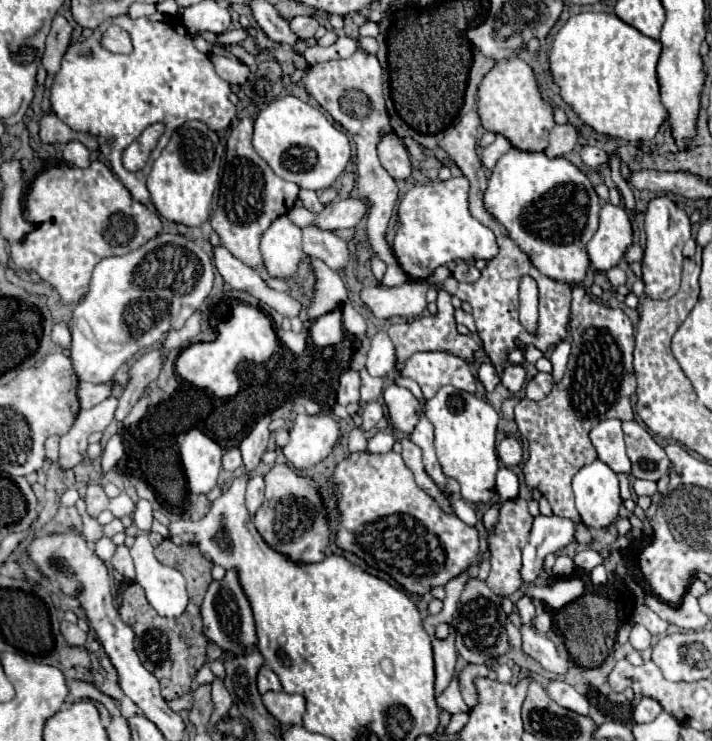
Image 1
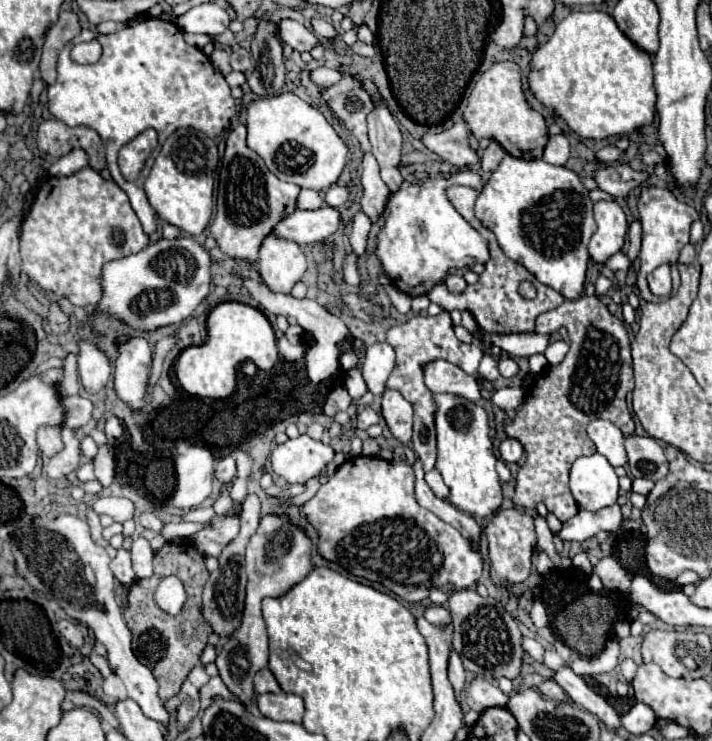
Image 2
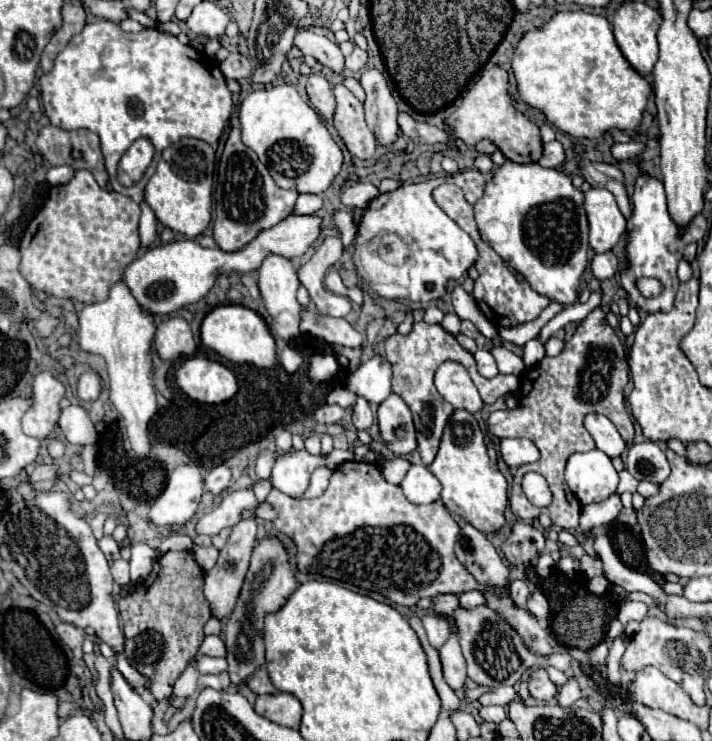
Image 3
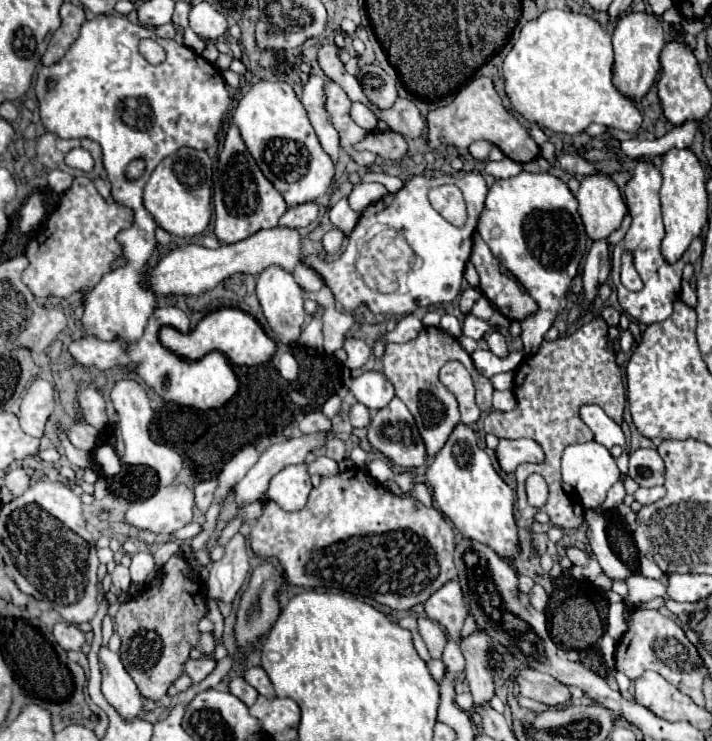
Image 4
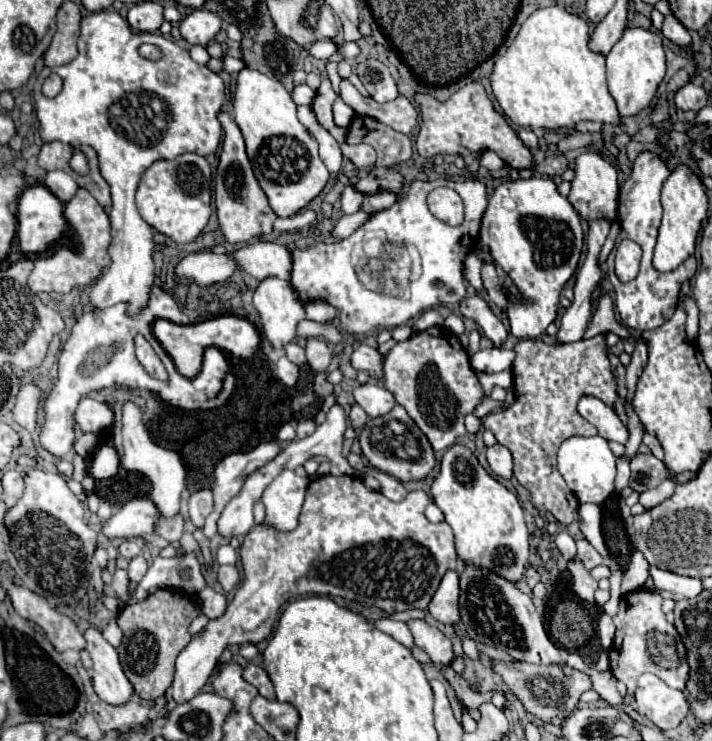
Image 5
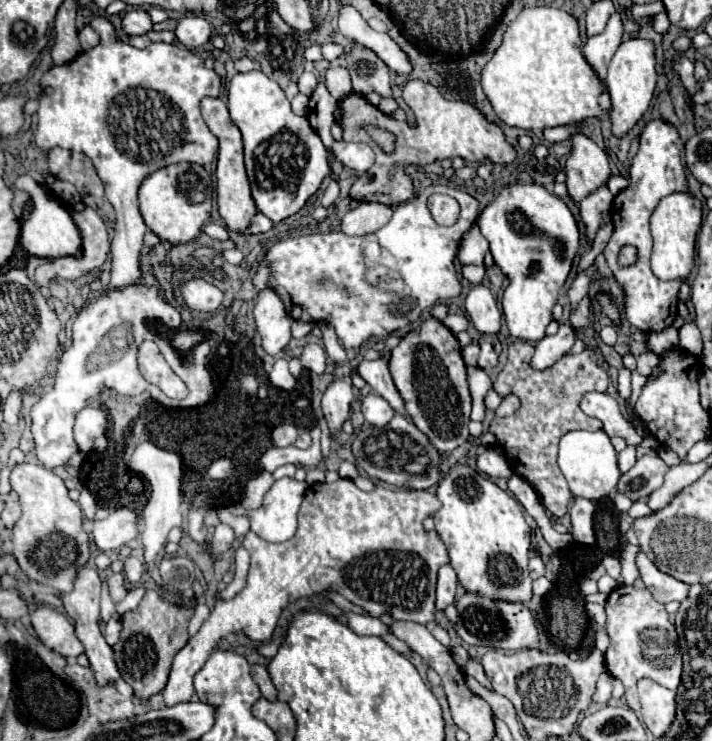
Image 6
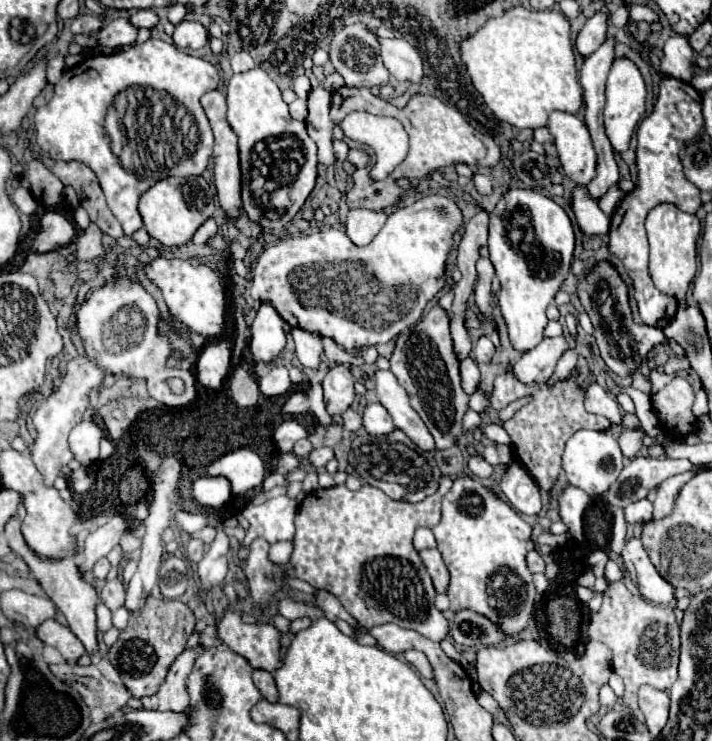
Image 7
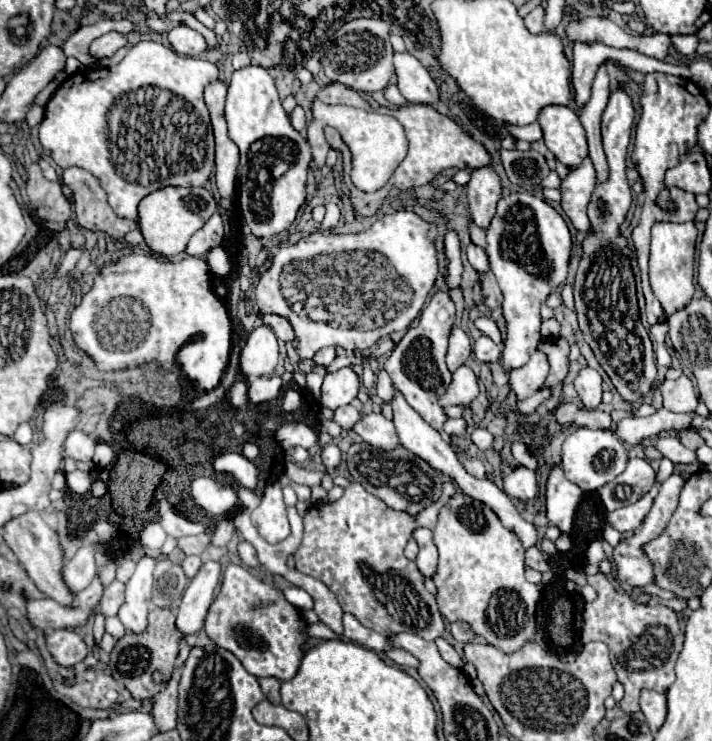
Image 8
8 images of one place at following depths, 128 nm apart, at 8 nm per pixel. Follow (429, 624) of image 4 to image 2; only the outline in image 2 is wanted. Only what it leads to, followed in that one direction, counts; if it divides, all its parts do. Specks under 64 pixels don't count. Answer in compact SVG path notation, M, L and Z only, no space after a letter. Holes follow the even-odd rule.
M430 606L426 612L424 612L424 618L434 624L434 626L448 626L452 622L450 618L450 612L444 608L444 606Z

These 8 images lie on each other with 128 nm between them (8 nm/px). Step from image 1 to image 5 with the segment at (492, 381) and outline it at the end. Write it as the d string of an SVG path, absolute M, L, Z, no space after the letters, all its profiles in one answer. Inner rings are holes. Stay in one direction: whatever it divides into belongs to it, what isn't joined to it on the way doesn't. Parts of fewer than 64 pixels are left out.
M486 348L470 358L470 364L478 372L502 372L510 370L510 362L514 362L514 350L506 348Z

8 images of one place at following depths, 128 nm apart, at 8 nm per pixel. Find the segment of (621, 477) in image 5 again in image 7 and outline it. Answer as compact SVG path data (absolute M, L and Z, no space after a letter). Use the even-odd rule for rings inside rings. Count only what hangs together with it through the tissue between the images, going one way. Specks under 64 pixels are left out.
M614 424L612 430L620 430L618 432L618 444L622 448L622 454L626 460L634 458L636 452L642 448L642 438L644 438L644 428L624 428L622 424Z

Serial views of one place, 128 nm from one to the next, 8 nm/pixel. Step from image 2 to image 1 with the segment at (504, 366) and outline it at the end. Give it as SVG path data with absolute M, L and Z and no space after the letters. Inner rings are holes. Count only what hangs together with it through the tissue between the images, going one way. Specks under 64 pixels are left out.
M506 364L500 382L510 390L510 392L518 392L524 386L524 368L518 364Z

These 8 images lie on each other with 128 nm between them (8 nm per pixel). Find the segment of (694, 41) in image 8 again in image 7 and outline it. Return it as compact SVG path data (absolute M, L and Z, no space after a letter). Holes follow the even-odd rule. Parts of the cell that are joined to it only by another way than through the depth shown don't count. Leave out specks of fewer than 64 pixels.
M672 36L664 44L664 60L660 64L660 72L674 78L680 78L682 72L692 74L690 72L692 60L694 60L694 50L690 42L684 36Z

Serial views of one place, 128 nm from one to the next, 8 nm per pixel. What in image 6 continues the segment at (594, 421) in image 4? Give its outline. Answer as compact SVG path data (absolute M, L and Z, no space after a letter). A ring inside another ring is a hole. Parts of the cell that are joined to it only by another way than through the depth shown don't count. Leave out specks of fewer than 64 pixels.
M588 392L588 394L582 398L580 408L584 410L584 414L602 420L604 432L606 432L608 436L622 436L628 444L634 444L634 446L638 446L638 444L642 442L642 436L638 436L638 434L630 428L630 422L622 416L618 402L616 402L610 394Z

